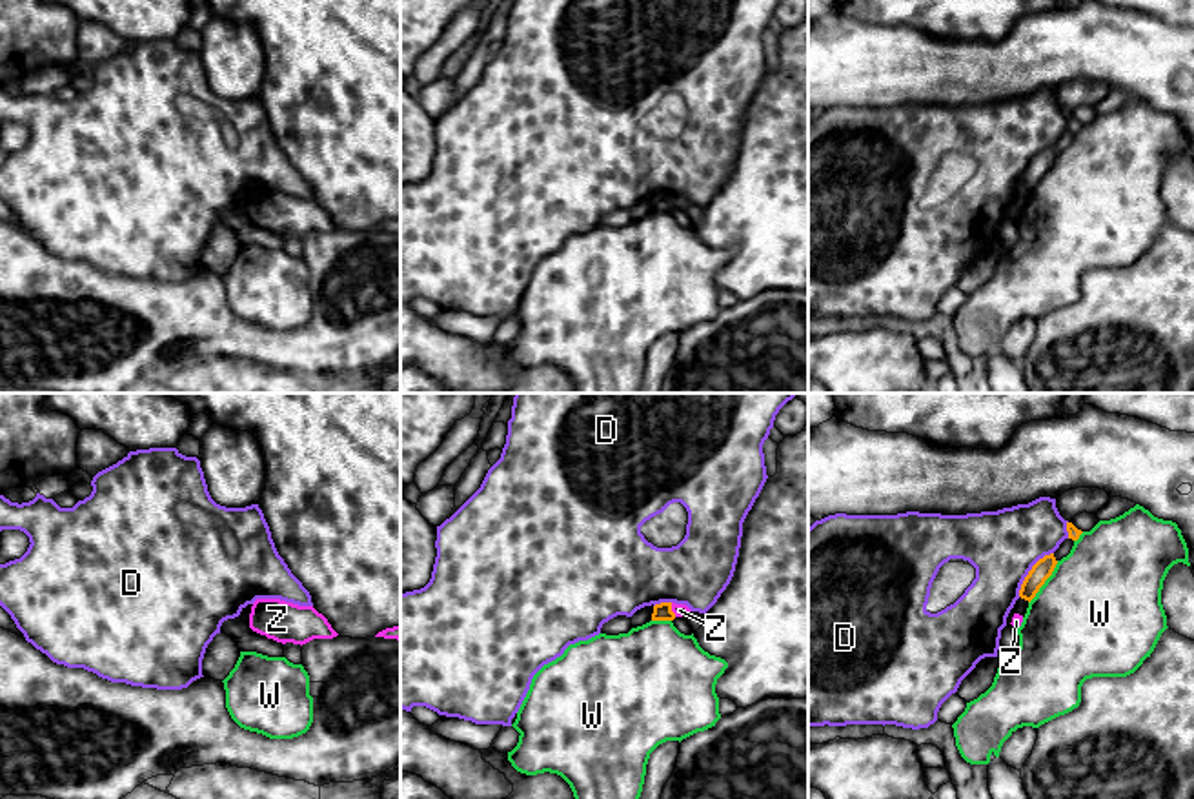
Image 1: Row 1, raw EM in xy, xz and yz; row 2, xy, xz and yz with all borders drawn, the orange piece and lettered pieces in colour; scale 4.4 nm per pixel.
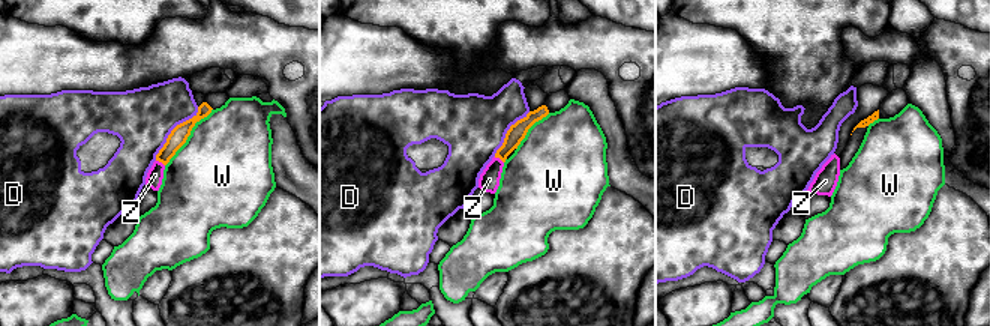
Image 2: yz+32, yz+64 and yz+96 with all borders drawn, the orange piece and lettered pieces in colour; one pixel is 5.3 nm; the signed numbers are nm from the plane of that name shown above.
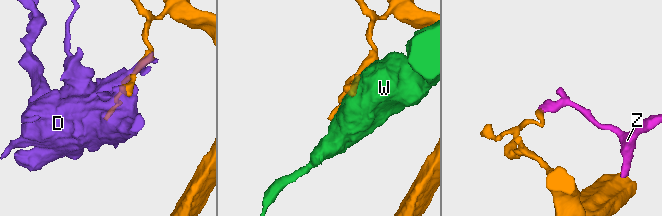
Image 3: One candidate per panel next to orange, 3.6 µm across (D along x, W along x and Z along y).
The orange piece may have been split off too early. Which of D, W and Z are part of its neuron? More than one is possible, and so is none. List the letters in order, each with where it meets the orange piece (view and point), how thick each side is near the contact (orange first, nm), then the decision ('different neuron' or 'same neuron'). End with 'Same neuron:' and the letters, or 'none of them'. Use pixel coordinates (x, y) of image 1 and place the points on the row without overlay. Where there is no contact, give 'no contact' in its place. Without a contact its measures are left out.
D: contact yz (1029, 164); calibres 90 and 320 nm; different neuron
W: contact yz (1043, 175); calibres 90 and 500 nm; different neuron
Z: contact xz (670, 202); calibres 80 and 60 nm; different neuron
Same neuron: none of them

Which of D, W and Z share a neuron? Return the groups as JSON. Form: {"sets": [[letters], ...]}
{"sets": [["D"], ["W"], ["Z"]]}

